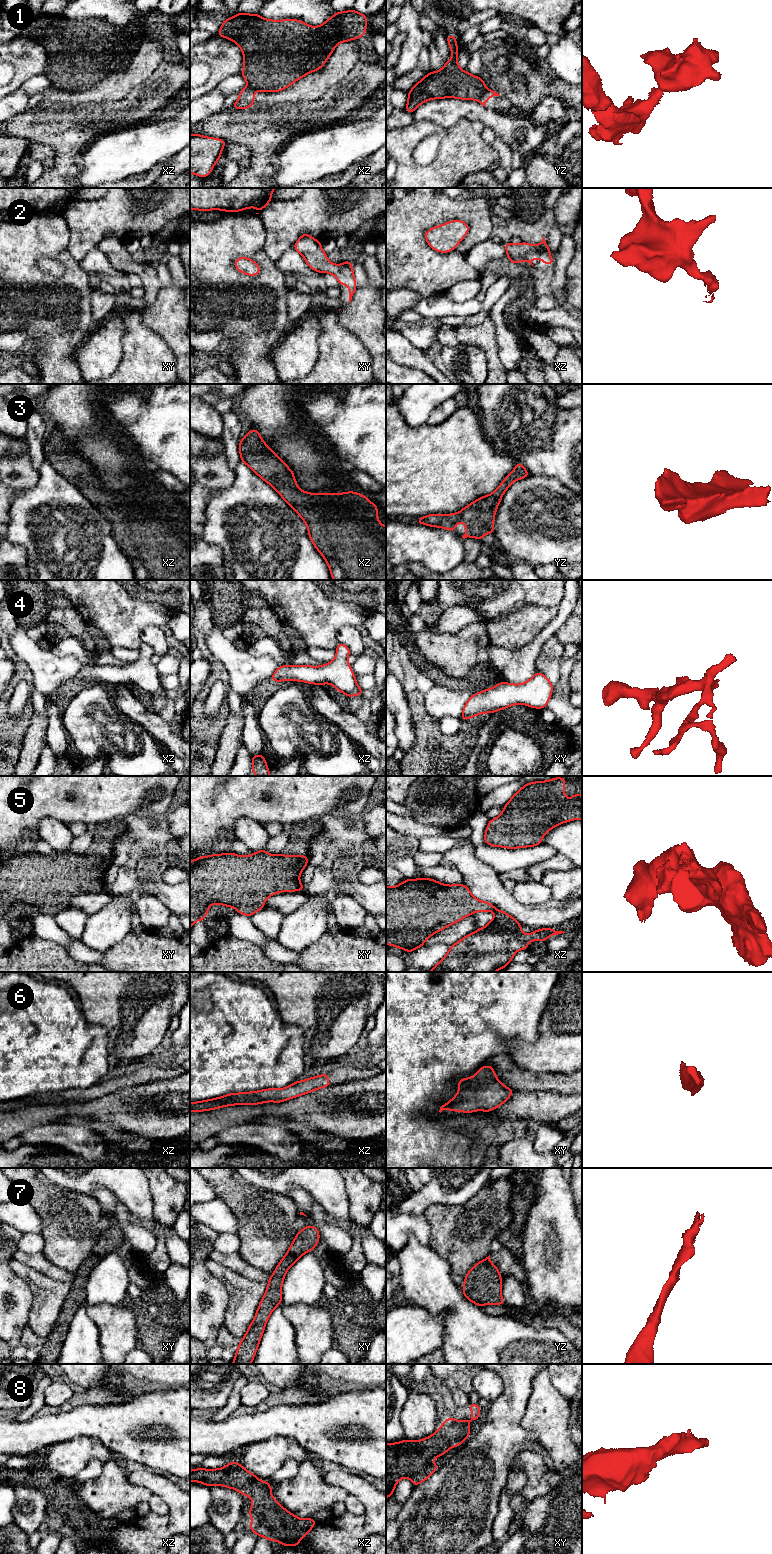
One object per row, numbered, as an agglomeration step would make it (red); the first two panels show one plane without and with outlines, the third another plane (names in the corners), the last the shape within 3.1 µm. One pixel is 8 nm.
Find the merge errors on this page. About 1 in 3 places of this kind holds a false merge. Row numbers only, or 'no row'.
1, 5

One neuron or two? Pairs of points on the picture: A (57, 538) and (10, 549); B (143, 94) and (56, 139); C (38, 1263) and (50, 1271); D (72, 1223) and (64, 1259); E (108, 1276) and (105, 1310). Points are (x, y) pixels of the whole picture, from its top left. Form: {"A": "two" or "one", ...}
{"A": "two", "B": "one", "C": "one", "D": "one", "E": "two"}

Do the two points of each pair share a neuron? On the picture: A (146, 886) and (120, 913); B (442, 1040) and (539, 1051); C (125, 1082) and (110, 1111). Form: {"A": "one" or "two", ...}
{"A": "two", "B": "two", "C": "two"}

